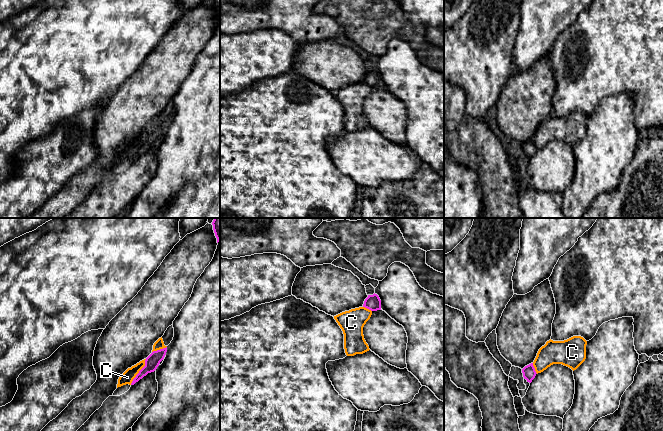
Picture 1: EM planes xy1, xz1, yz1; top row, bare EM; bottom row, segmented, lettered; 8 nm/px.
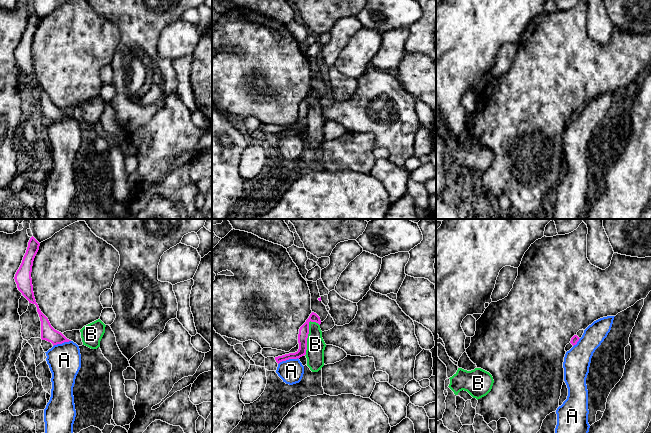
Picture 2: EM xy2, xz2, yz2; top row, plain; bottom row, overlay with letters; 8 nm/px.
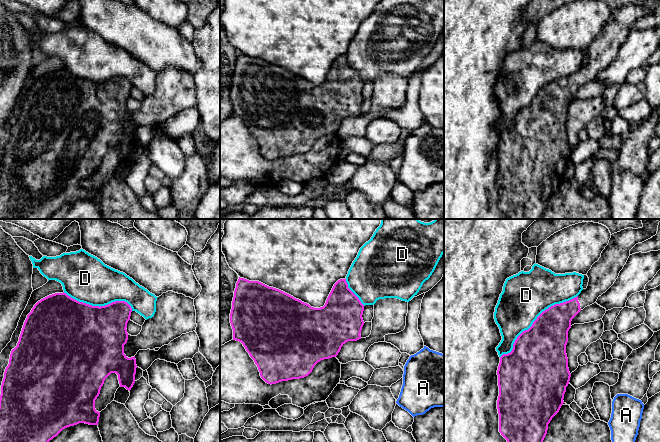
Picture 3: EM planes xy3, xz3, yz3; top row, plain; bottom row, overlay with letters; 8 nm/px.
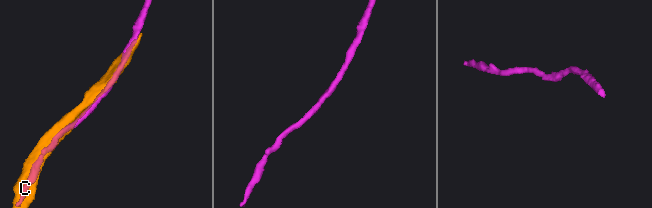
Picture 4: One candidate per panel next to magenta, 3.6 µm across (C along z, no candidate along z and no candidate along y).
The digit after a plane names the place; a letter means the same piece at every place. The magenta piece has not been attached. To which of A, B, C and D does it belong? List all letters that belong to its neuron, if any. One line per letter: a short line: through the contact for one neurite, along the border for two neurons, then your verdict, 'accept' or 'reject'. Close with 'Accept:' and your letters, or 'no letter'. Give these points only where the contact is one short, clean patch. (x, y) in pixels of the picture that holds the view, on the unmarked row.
A: line xz2 (298, 134), (282, 136), (278, 140); reject
B: line xz2 (315, 97), (309, 98), (305, 131); reject
C: line xy1 (146, 135), (145, 141), (130, 160); reject
D: reject
Accept: no letter

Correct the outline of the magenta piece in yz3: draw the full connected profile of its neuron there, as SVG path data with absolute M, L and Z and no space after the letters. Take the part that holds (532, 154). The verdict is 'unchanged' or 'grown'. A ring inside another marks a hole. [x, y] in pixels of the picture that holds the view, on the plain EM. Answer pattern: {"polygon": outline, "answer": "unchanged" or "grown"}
{"polygon": "M643 0L642 4L627 4L612 10L601 33L587 49L587 64L577 73L543 87L532 102L517 113L512 127L500 133L497 146L499 208L508 219L543 219L548 200L564 179L564 170L571 153L566 121L572 95L585 83L596 79L598 73L614 60L630 32L630 26L655 12L658 1Z", "answer": "grown"}

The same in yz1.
{"polygon": "M533 139L525 142L523 145L522 145L522 149L523 149L523 153L524 155L527 156L527 158L531 159L532 156L535 154L536 152L536 147L535 147L535 144L533 142Z", "answer": "unchanged"}

